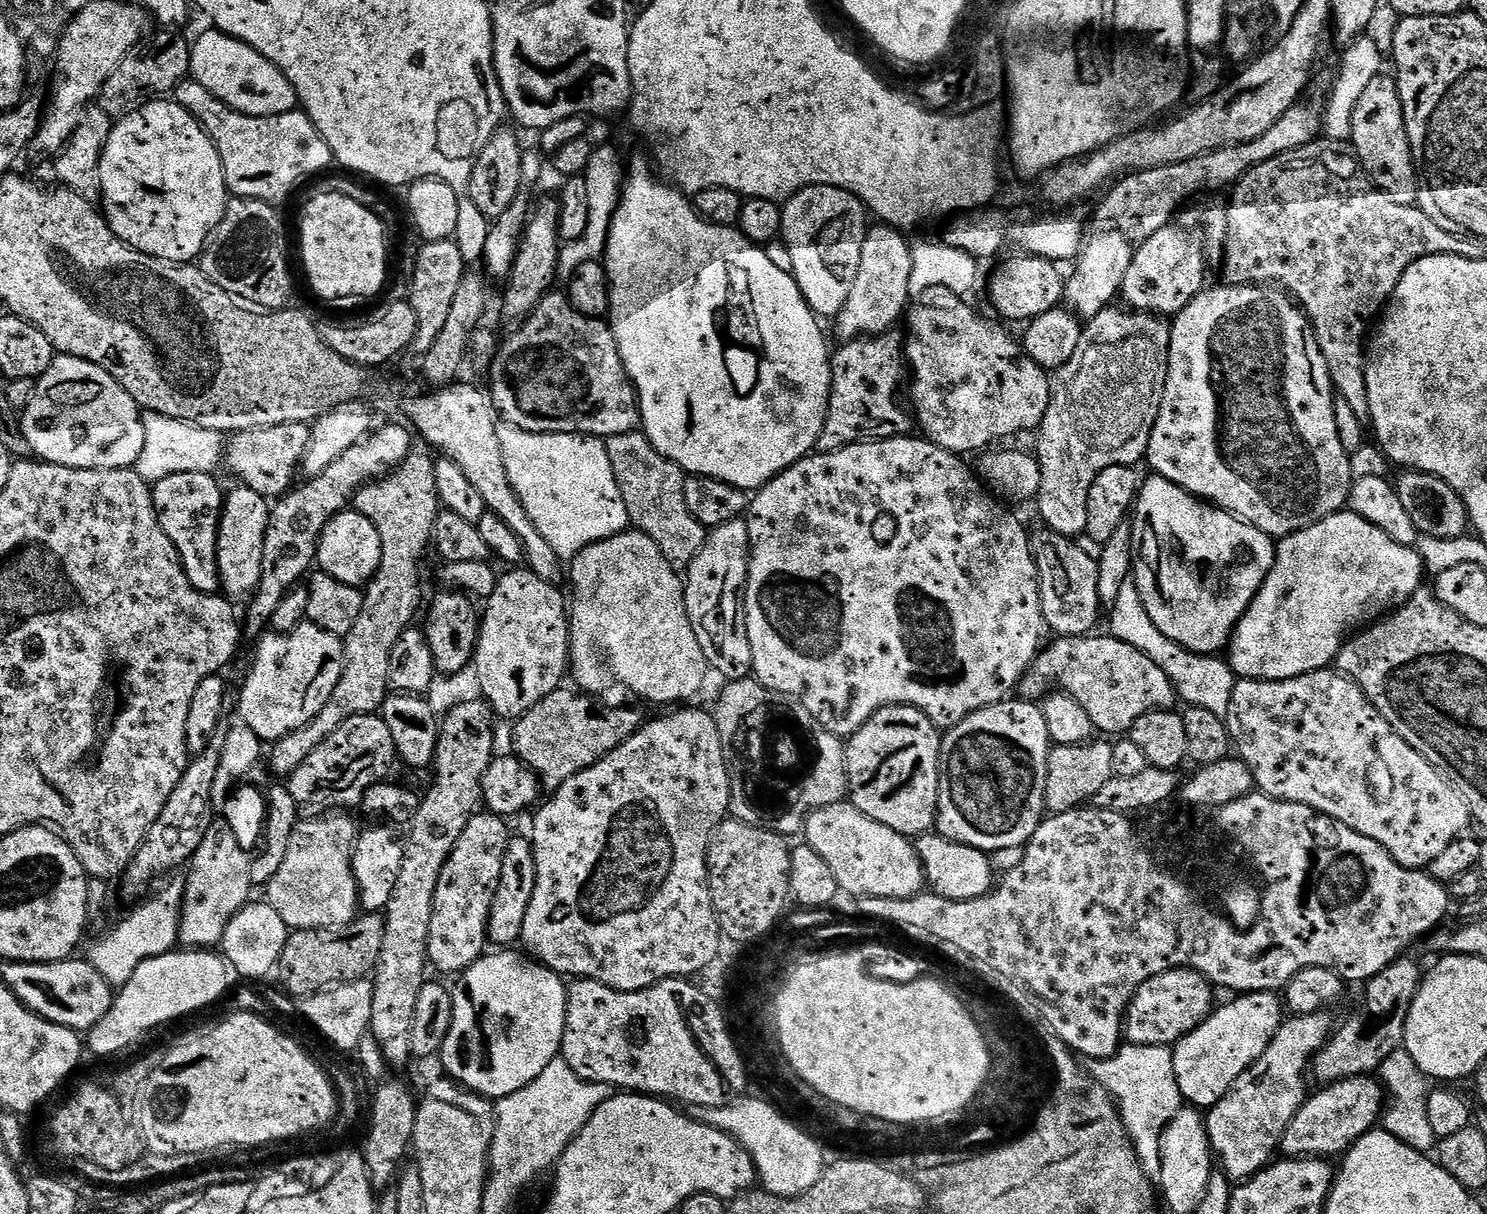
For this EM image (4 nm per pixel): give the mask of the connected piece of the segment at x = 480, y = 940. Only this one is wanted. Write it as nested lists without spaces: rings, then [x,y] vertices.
[[[481,810],[474,818],[470,818],[470,826],[462,830],[462,838],[454,846],[446,866],[442,866],[442,874],[438,878],[438,890],[434,890],[434,915],[430,917],[430,938],[428,939],[428,959],[433,969],[440,972],[464,972],[475,960],[485,955],[484,944],[489,943],[488,919],[490,906],[498,886],[498,878],[502,874],[502,858],[506,854],[506,846],[510,839],[509,821],[493,812]]]

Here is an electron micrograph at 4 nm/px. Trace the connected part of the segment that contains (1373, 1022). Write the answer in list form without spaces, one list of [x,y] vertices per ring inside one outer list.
[[[1408,954],[1401,956],[1363,985],[1364,1001],[1361,1002],[1360,1009],[1341,1028],[1339,1025],[1333,1031],[1312,1060],[1310,1072],[1314,1080],[1316,1075],[1316,1080],[1320,1083],[1317,1085],[1327,1086],[1346,1078],[1375,1073],[1383,1069],[1390,1054],[1401,1051],[1406,1018],[1410,1014],[1410,1006],[1418,994],[1422,979],[1422,967],[1410,957]]]

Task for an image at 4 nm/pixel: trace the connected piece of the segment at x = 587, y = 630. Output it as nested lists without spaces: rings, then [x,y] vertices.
[[[625,530],[619,532],[618,534],[614,534],[610,538],[606,538],[605,540],[599,540],[598,542],[594,542],[590,546],[586,546],[578,553],[578,555],[571,557],[570,564],[572,564],[572,596],[570,592],[570,676],[571,679],[576,679],[575,687],[577,689],[583,690],[589,694],[600,694],[600,691],[603,690],[604,687],[607,686],[611,680],[617,680],[618,683],[621,684],[624,688],[629,688],[630,691],[633,692],[636,696],[641,696],[644,700],[649,700],[652,704],[672,704],[668,706],[676,706],[681,702],[688,702],[691,696],[696,696],[700,692],[700,687],[704,684],[704,679],[707,678],[708,672],[710,673],[710,665],[708,659],[706,658],[706,654],[702,654],[702,646],[698,642],[698,638],[694,634],[694,626],[690,622],[690,618],[688,617],[688,611],[686,610],[686,598],[684,597],[684,585],[685,581],[682,579],[681,573],[677,571],[677,569],[672,567],[672,563],[669,562],[668,559],[662,554],[662,550],[658,550],[658,542],[654,542],[654,538],[650,538],[644,532],[638,532],[635,530]]]

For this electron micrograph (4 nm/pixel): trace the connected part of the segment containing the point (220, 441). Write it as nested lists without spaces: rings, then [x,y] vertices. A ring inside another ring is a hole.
[[[157,412],[147,413],[143,417],[146,430],[146,442],[142,454],[134,466],[143,480],[155,482],[162,478],[170,478],[170,474],[186,474],[187,472],[215,473],[216,467],[226,460],[226,440],[214,430],[206,430],[197,424],[185,420],[175,420]]]

